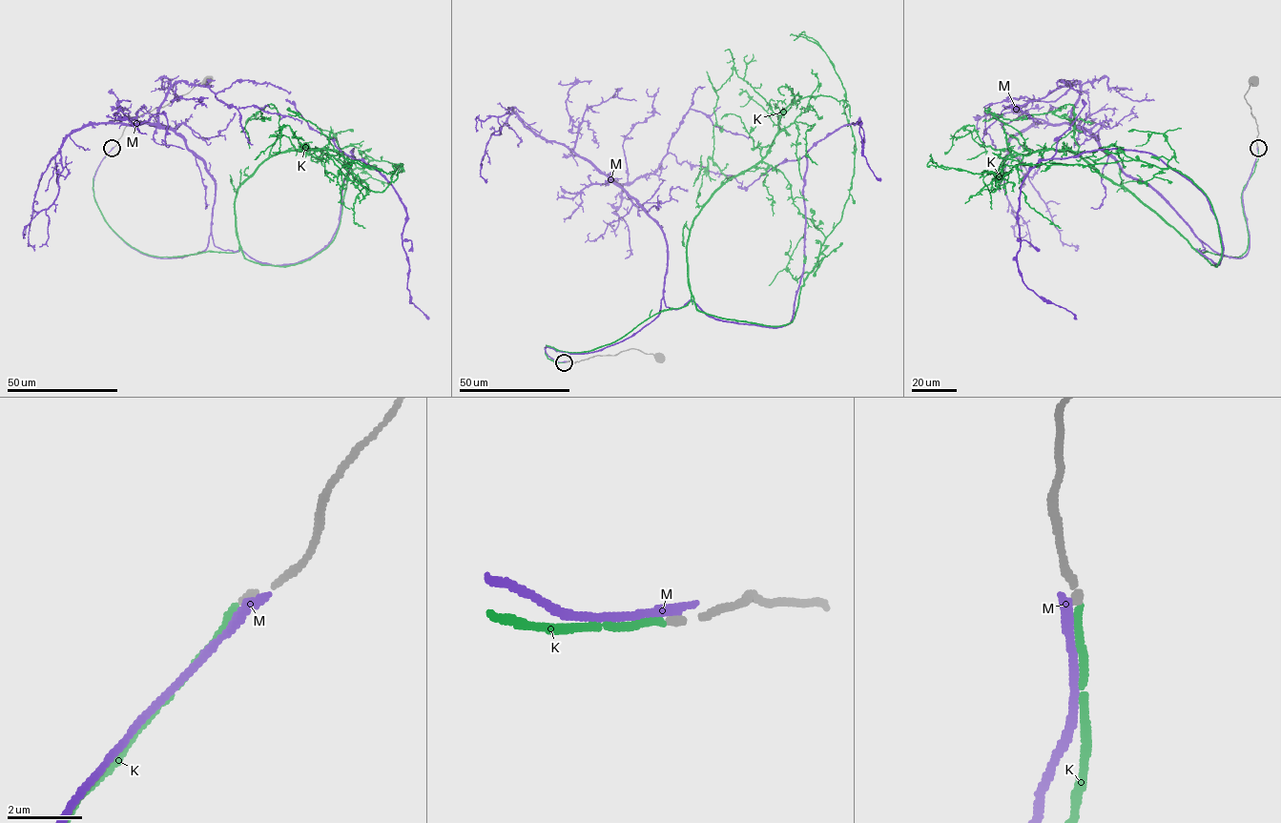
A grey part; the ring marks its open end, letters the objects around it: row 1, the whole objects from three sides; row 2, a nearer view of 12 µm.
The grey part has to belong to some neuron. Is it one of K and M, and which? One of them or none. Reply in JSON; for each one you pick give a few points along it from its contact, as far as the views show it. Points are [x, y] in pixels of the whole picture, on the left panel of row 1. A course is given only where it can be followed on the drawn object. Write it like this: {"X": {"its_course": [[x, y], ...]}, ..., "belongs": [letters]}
{"K": {"its_course": [[112, 148], [94, 200], [158, 257], [237, 252], [237, 189], [277, 154], [373, 191], [393, 174], [341, 168]]}, "belongs": ["K"]}

